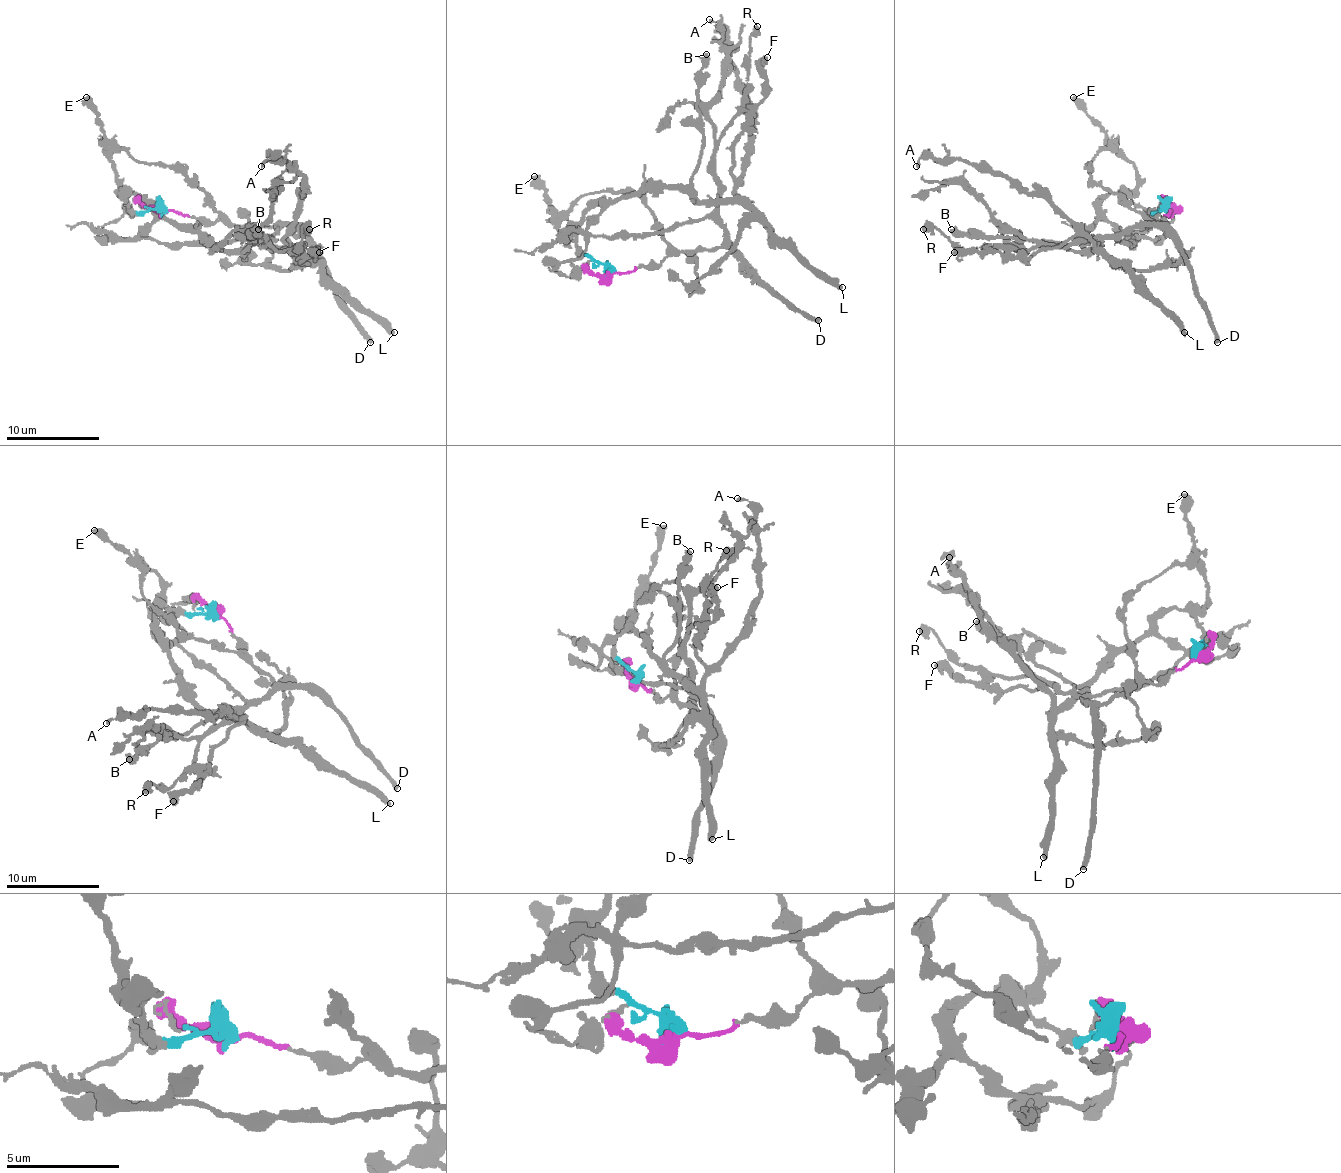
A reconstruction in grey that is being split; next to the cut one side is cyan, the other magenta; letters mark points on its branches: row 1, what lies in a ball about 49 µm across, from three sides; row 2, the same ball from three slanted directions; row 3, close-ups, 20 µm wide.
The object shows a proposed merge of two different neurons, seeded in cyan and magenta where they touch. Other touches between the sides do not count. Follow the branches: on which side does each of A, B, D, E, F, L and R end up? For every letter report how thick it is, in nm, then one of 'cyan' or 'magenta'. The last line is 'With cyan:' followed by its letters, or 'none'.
A: calibre 220 nm; cyan
B: calibre 550 nm; cyan
D: calibre 400 nm; magenta
E: calibre 550 nm; cyan
F: calibre 380 nm; cyan
L: calibre 420 nm; cyan
R: calibre 400 nm; magenta
With cyan: A, B, E, F, L

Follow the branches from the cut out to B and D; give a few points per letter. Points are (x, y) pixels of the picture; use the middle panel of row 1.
B: (608, 272), (582, 251), (578, 222), (594, 206), (690, 183), (699, 159), (697, 73), (706, 54)
D: (608, 272), (624, 274), (638, 267), (655, 267), (681, 251), (727, 248), (770, 293), (819, 321)

